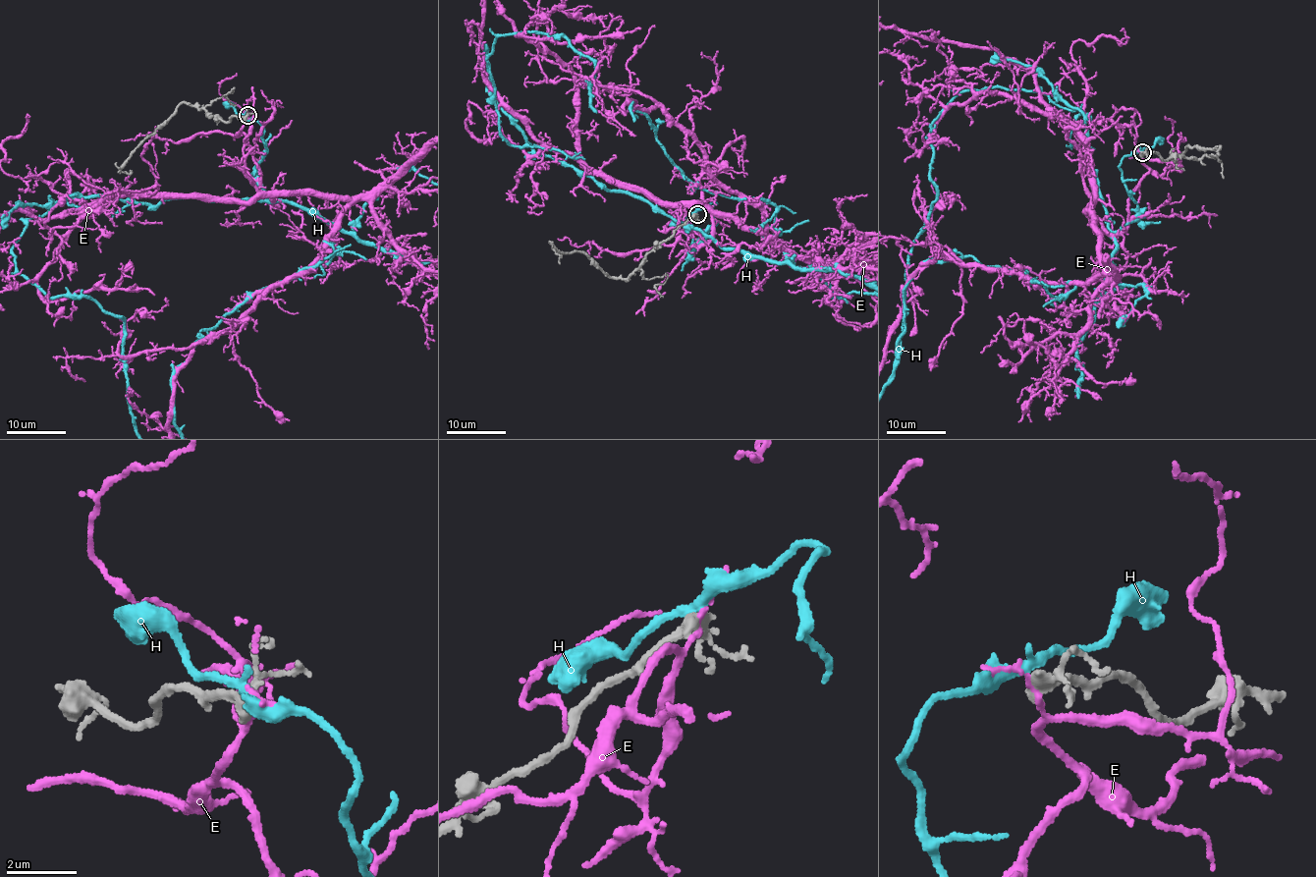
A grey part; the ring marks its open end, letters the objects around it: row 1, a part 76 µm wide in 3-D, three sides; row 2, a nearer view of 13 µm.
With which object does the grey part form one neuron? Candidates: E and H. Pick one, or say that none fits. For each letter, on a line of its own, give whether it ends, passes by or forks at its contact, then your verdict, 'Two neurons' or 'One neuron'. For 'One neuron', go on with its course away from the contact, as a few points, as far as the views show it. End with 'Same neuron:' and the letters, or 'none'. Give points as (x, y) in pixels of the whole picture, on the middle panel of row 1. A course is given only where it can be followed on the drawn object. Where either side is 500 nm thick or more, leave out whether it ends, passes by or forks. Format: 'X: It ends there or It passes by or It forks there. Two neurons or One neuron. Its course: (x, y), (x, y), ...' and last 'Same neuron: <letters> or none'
E: It passes by. Two neurons
H: It passes by. Two neurons
Same neuron: none

